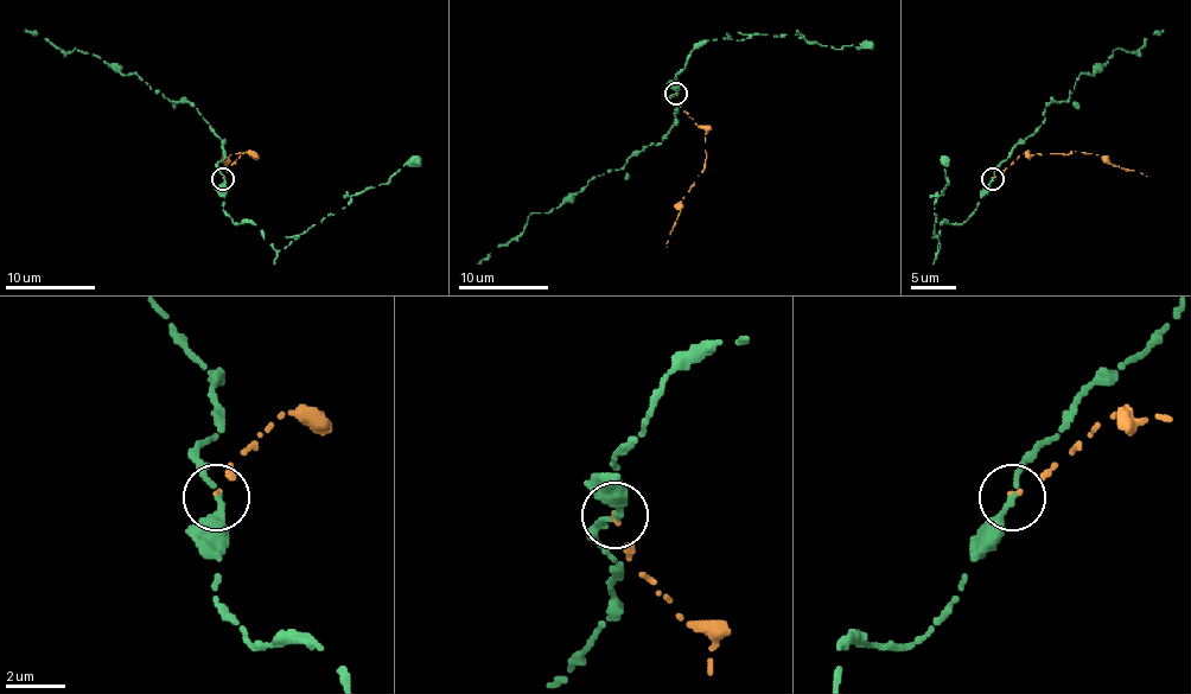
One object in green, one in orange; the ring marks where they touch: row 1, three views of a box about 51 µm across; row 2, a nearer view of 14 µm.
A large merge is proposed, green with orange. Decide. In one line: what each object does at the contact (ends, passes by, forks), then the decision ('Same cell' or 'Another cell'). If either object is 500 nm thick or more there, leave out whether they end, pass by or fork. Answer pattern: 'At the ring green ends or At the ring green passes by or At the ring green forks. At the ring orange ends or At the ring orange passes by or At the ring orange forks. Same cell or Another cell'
At the ring green passes by. At the ring orange ends. Another cell

